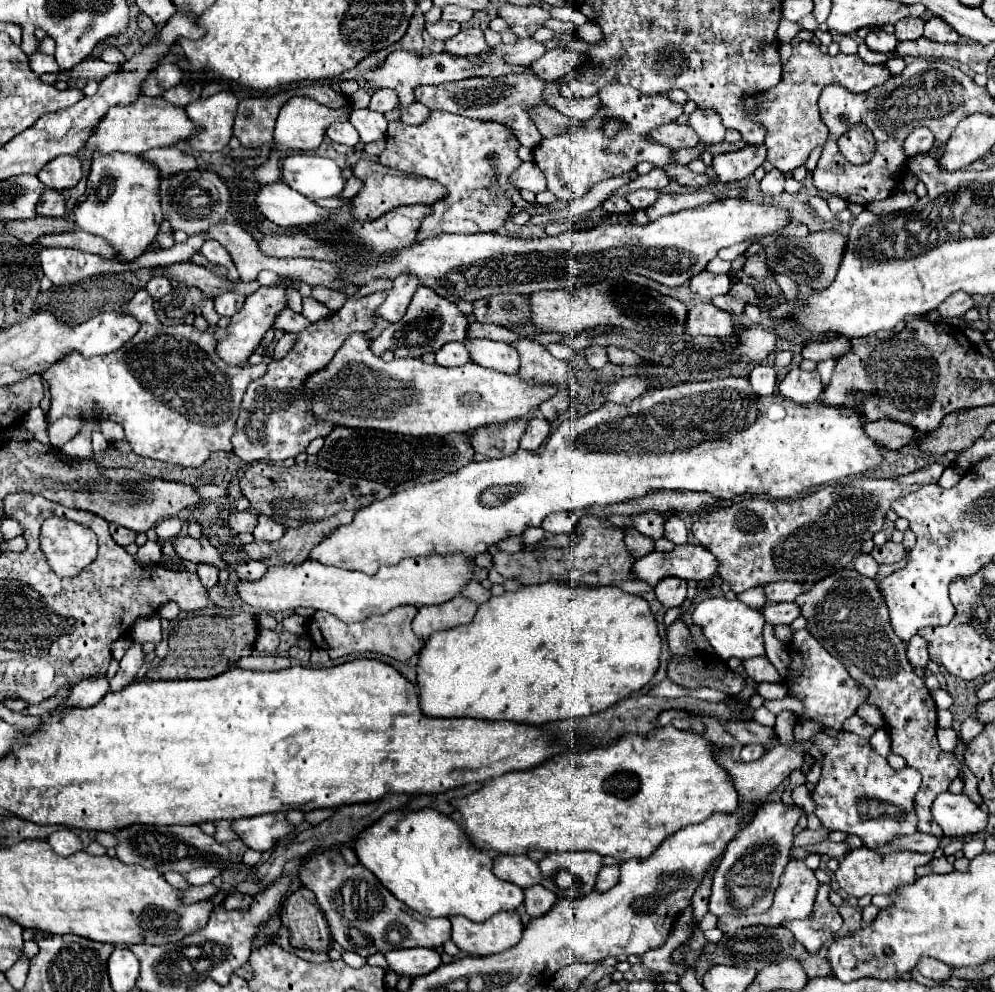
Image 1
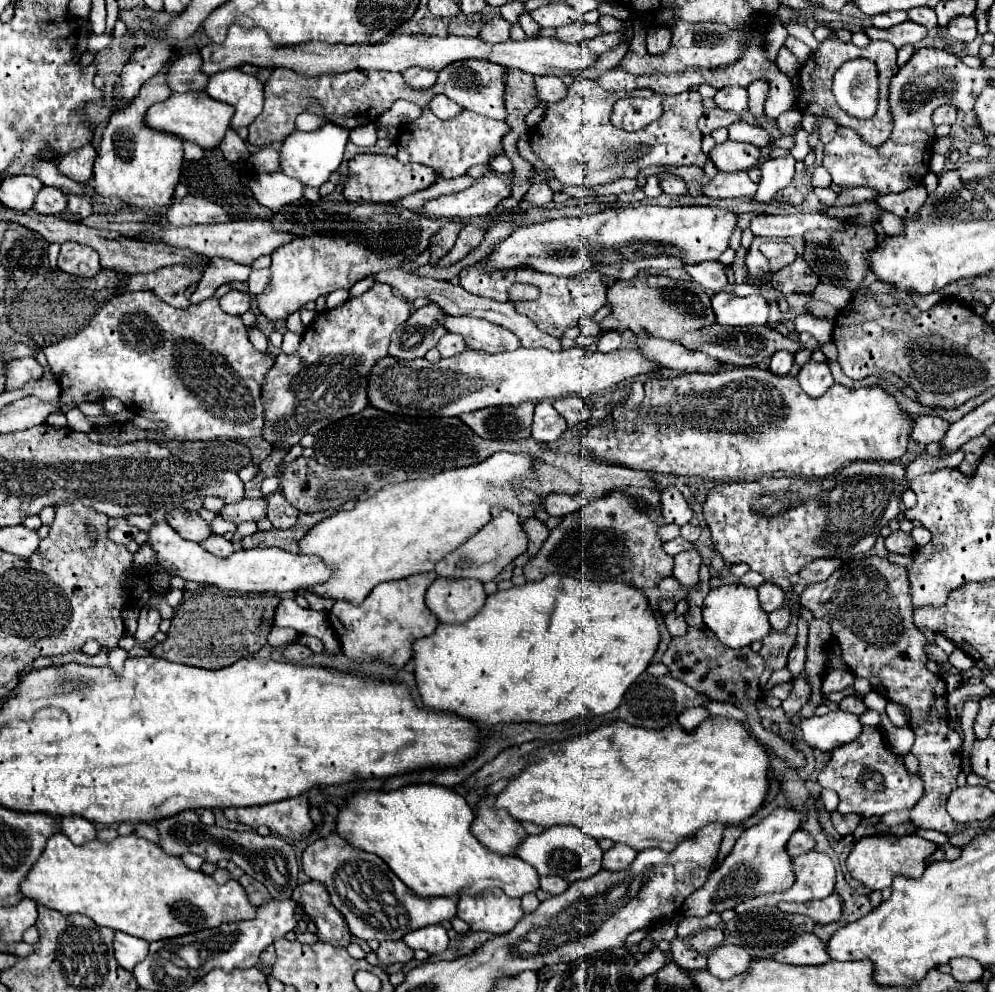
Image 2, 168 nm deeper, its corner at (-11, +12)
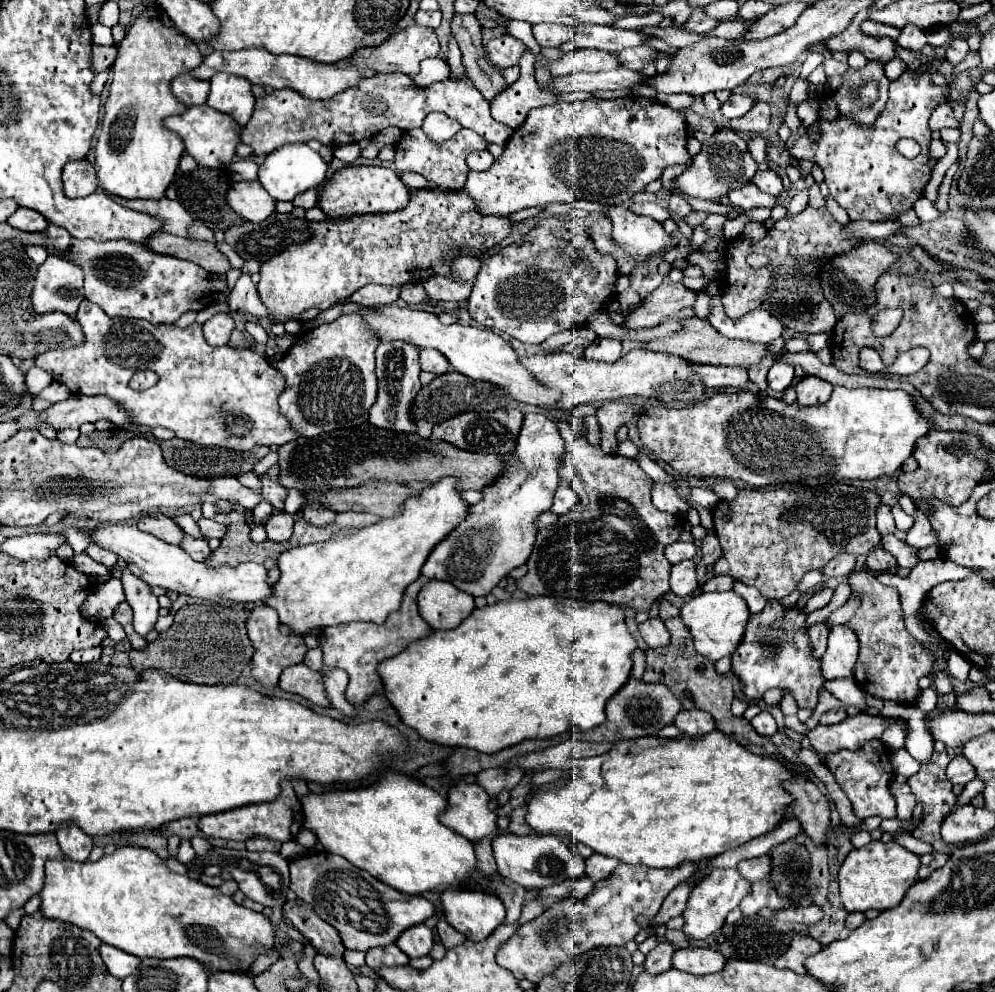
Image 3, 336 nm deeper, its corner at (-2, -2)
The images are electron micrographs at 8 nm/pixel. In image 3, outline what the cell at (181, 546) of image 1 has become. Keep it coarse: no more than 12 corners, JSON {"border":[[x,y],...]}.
{"border":[[162,511],[140,517],[144,533],[178,545],[182,529]]}

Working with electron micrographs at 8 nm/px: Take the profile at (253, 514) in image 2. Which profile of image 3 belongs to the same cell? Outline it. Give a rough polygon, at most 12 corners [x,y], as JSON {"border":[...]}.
{"border":[[206,517],[198,521],[204,539],[222,539],[226,525]]}

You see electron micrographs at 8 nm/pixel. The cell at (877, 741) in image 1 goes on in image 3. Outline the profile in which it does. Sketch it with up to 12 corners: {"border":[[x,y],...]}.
{"border":[[906,751],[892,753],[892,767],[906,777],[920,769],[920,763]]}

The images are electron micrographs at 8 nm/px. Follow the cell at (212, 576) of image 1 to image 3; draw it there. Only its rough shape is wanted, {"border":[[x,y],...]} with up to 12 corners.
{"border":[[182,537],[180,547],[194,559],[204,561],[212,549],[206,539]]}

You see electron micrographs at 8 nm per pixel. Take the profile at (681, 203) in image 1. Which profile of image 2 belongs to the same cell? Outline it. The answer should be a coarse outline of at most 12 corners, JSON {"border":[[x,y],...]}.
{"border":[[719,171],[701,193],[713,199],[757,191],[747,171]]}

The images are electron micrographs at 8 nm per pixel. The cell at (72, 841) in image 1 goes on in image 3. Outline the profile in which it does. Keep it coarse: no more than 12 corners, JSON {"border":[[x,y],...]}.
{"border":[[76,825],[56,831],[64,855],[86,861],[94,841]]}

